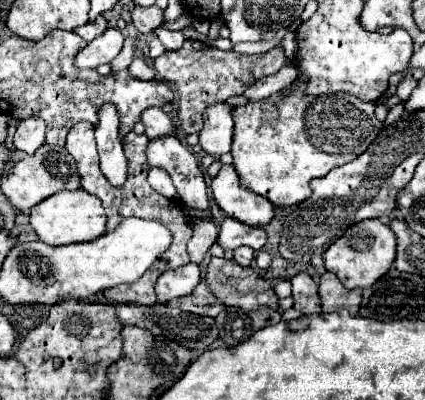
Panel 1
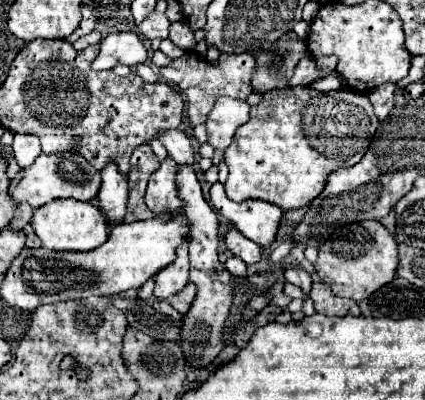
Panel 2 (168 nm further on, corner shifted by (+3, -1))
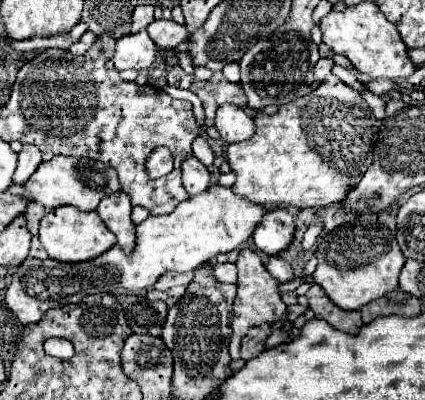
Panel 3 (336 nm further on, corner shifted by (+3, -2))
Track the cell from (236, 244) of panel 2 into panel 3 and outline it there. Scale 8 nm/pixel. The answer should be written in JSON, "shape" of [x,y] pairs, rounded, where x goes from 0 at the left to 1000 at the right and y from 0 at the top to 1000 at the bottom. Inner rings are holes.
{"shape":[[[586,620],[567,625],[553,660],[558,660],[558,740],[548,750],[548,800],[544,800],[548,835],[544,835],[544,860],[539,860],[539,880],[544,880],[548,900],[562,895],[562,860],[567,860],[567,845],[581,835],[586,820],[614,815],[614,810],[642,815],[656,805],[661,805],[661,820],[675,830],[685,830],[685,820],[689,820],[689,810],[671,790],[675,765],[661,755],[656,705],[642,700],[642,690],[633,690],[633,680],[624,675],[605,630],[595,630]]]}

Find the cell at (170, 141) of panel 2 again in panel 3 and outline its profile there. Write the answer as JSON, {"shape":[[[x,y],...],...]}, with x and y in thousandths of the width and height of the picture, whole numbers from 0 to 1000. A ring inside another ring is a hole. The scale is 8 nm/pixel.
{"shape":[[[445,390],[431,410],[431,465],[435,465],[435,475],[454,490],[468,480],[482,480],[492,470],[492,460],[496,460],[492,425],[459,390]]]}

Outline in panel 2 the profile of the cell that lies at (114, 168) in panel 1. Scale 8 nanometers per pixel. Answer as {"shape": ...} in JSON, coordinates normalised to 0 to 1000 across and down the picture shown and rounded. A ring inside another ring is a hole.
{"shape":[[[256,403],[238,428],[238,473],[228,513],[252,533],[261,558],[285,558],[299,518],[299,443],[280,428],[275,408]]]}

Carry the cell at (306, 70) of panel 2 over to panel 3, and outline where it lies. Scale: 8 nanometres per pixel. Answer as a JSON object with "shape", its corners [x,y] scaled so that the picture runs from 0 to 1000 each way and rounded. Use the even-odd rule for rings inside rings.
{"shape":[[[755,145],[746,160],[741,160],[741,170],[736,170],[736,180],[741,180],[741,190],[751,195],[751,200],[760,200],[769,185],[779,185],[779,170],[784,170],[784,150],[779,145]]]}

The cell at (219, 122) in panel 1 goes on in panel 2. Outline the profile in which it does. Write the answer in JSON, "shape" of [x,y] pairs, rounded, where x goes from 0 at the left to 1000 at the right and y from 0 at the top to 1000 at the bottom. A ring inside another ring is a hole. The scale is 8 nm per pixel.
{"shape":[[[539,243],[511,248],[487,298],[487,358],[529,378],[544,363],[548,333],[586,298],[586,258]]]}

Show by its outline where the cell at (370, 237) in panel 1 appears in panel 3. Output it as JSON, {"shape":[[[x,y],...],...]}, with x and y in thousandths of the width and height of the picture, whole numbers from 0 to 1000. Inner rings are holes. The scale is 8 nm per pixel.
{"shape":[[[821,555],[769,580],[741,630],[746,675],[736,700],[765,725],[774,750],[802,775],[845,775],[849,765],[925,730],[953,645],[920,575],[892,555]]]}

